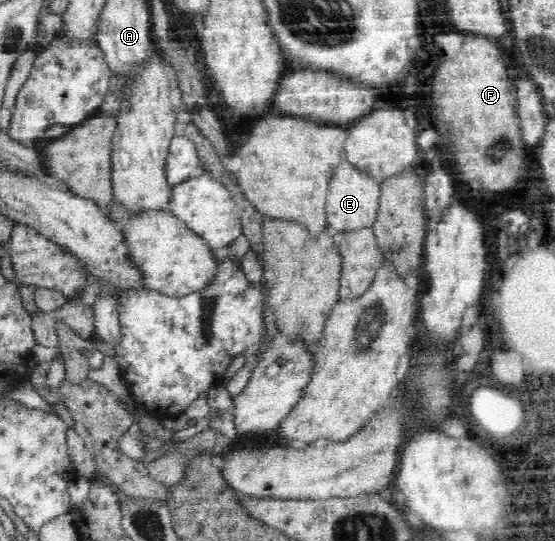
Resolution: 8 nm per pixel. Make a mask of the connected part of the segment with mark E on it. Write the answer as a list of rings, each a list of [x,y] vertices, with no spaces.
[[[344,158],[332,175],[327,190],[327,218],[334,232],[355,232],[372,228],[380,206],[381,185],[374,178],[357,172]]]

